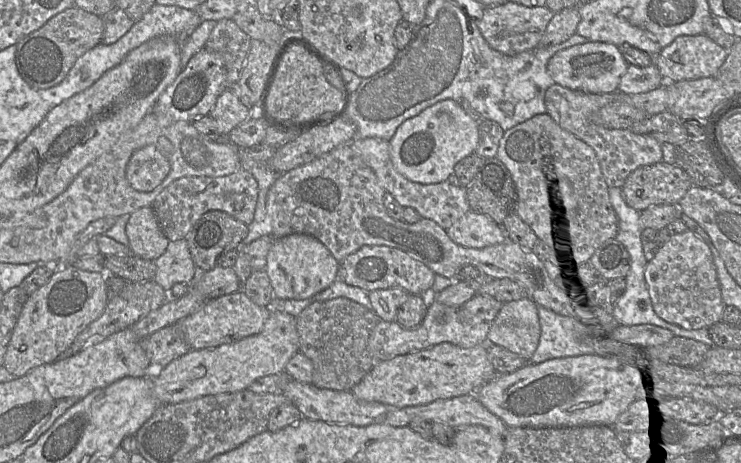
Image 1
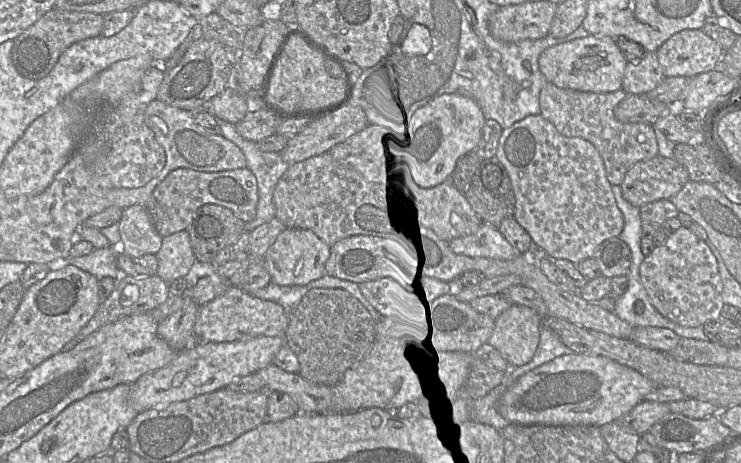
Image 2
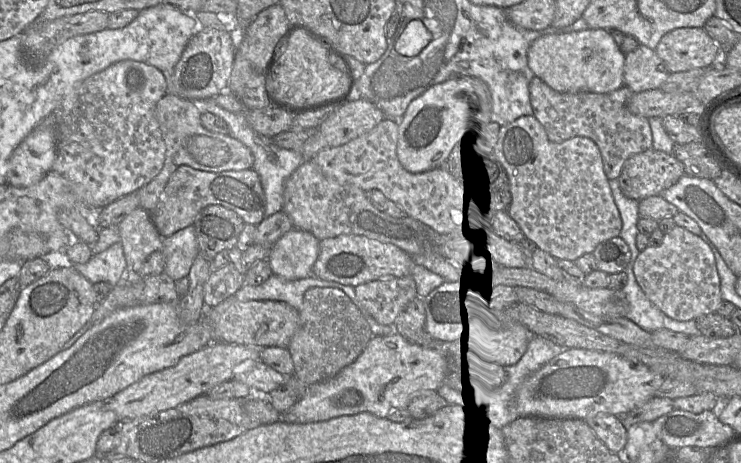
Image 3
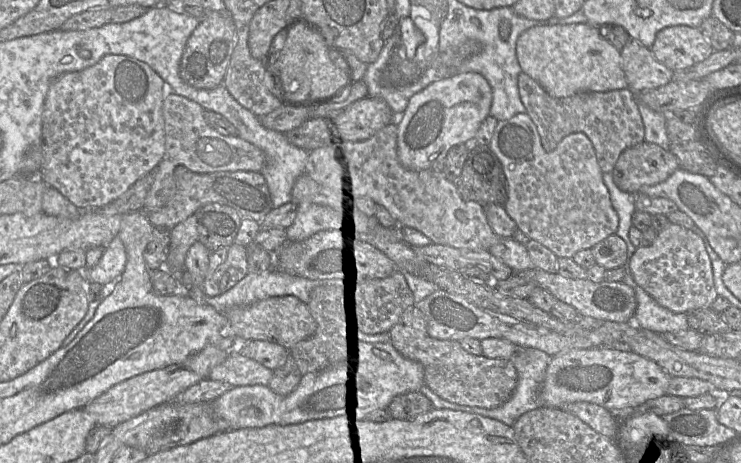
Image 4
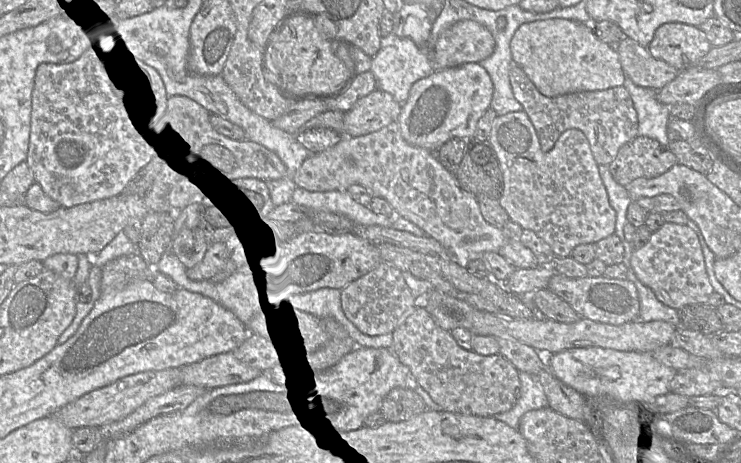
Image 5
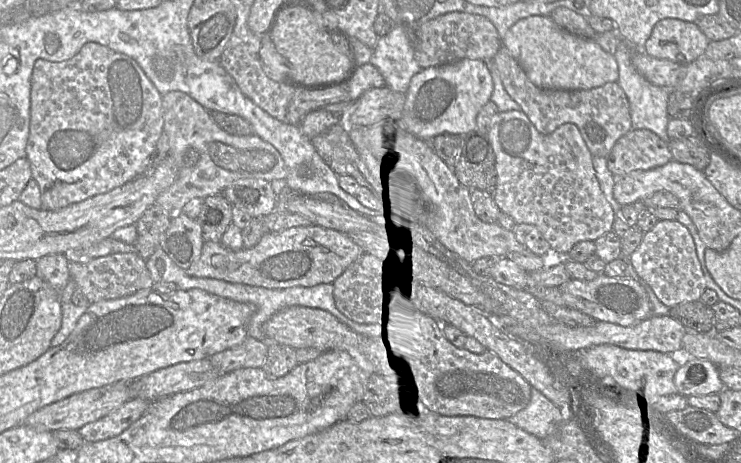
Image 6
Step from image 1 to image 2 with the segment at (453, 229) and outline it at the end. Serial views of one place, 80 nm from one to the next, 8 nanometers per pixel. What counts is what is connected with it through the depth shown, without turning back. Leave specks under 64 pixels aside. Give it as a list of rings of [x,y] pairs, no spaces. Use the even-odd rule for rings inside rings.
[[[487,222],[472,234],[451,239],[449,245],[453,252],[470,257],[510,260],[519,254],[498,227]]]

